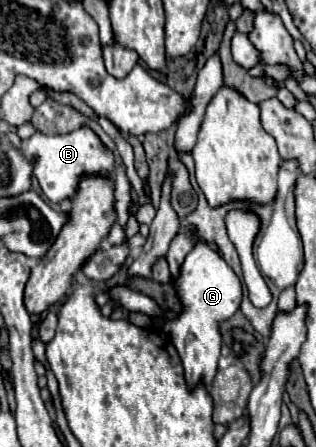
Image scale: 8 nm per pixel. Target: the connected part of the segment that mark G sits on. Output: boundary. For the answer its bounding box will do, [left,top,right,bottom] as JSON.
[165,242,243,390]

